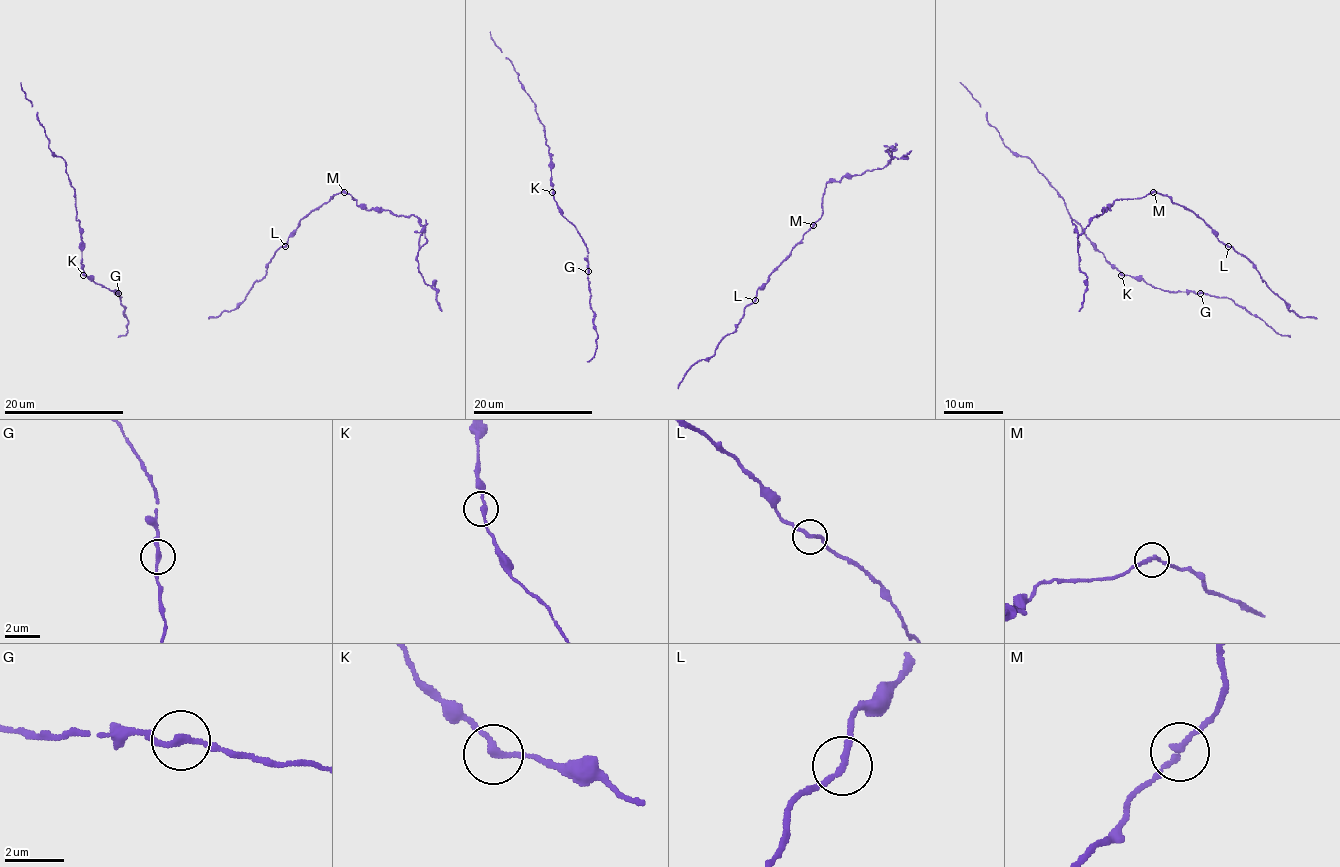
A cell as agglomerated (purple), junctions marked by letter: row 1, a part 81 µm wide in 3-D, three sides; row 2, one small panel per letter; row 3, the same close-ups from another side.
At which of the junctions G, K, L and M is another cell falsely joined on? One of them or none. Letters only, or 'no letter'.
no letter

